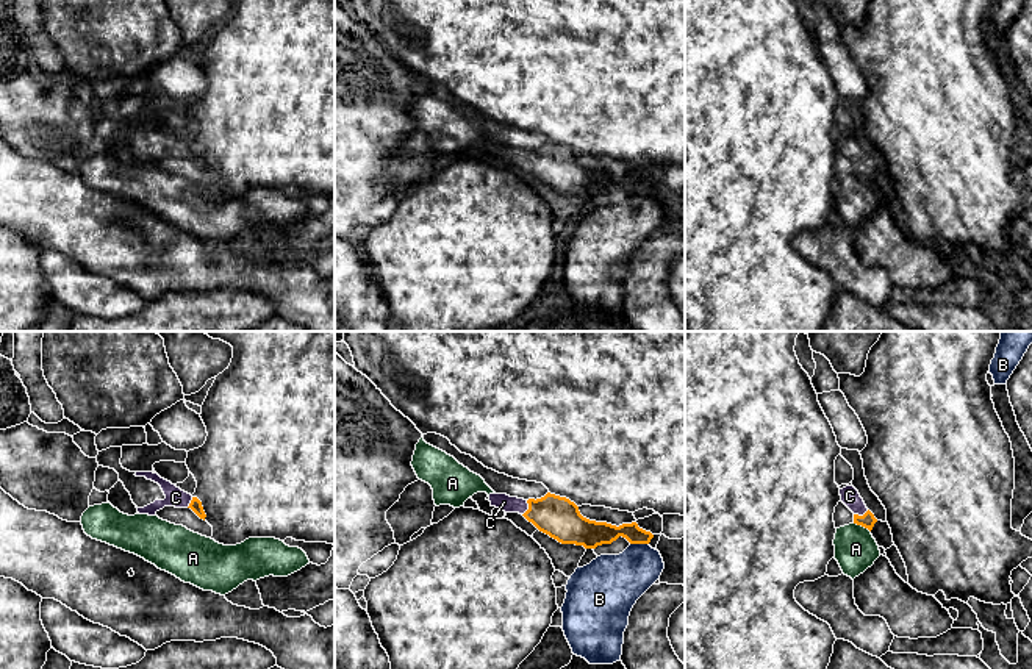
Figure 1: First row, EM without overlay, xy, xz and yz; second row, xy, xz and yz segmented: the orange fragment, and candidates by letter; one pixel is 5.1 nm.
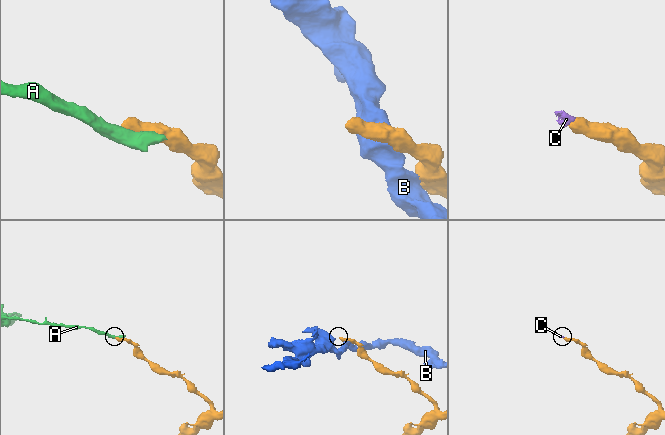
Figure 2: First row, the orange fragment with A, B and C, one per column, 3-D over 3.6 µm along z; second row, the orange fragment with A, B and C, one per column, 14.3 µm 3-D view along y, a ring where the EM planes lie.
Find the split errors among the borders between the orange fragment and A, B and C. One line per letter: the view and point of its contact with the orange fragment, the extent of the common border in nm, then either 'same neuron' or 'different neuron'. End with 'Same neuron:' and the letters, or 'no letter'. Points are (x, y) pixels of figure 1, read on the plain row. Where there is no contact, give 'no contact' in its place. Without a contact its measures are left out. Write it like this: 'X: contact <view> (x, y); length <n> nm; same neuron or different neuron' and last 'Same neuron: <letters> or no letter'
A: contact yz (862, 175); length 100 nm; different neuron
B: contact xz (640, 193); length 100 nm; different neuron
C: contact xz (529, 158); length 80 nm; same neuron
Same neuron: C

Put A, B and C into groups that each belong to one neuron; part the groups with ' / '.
A / B / C

